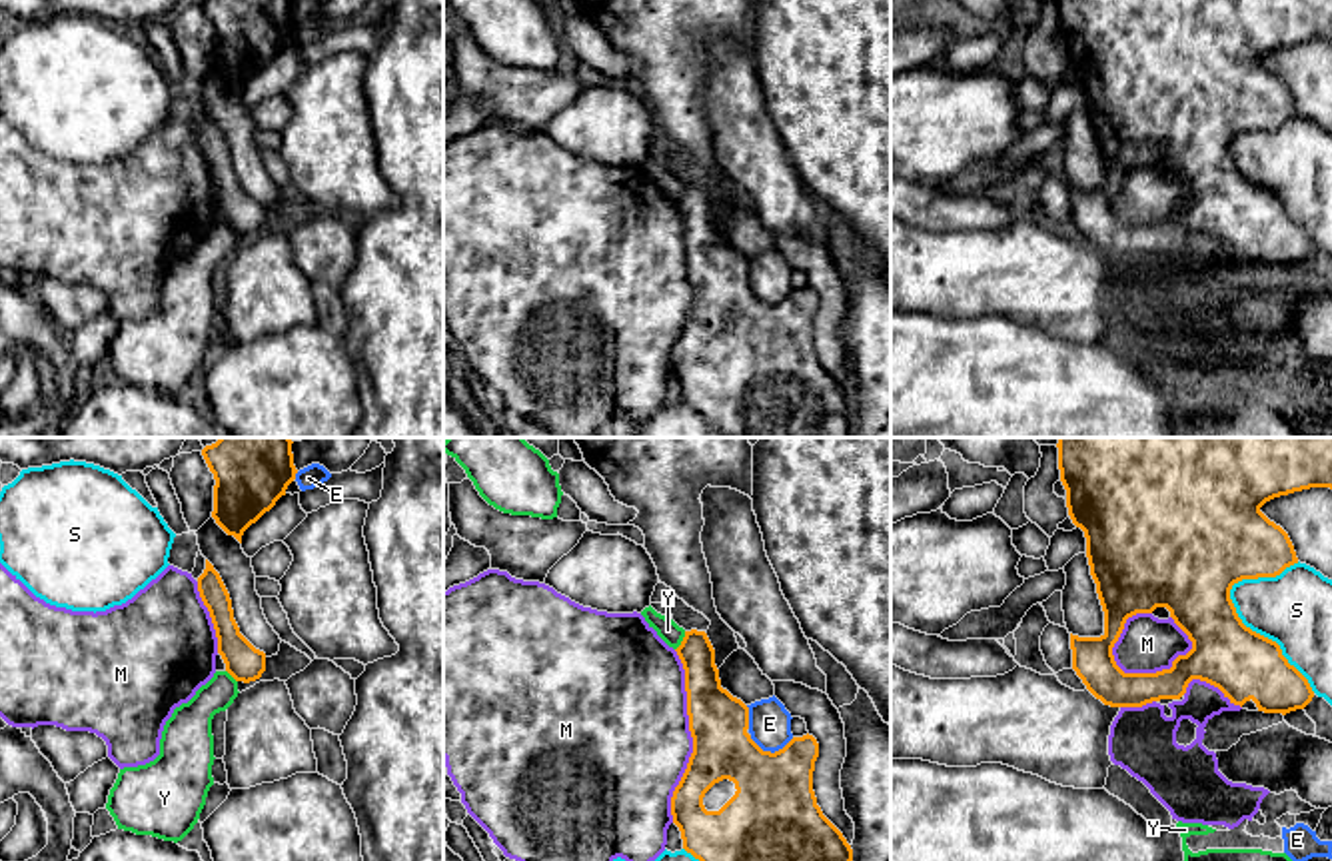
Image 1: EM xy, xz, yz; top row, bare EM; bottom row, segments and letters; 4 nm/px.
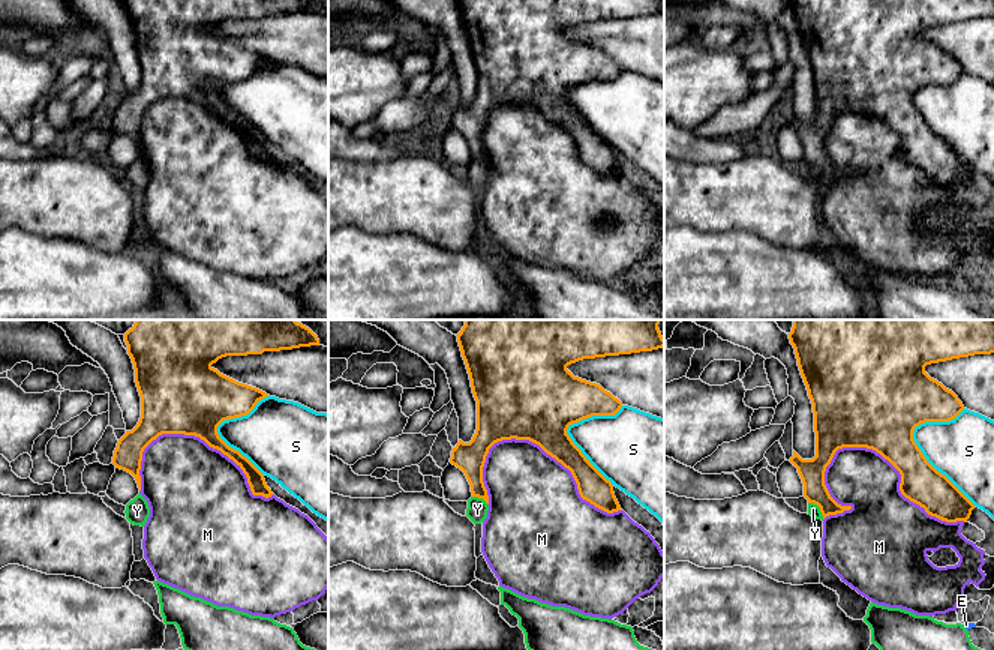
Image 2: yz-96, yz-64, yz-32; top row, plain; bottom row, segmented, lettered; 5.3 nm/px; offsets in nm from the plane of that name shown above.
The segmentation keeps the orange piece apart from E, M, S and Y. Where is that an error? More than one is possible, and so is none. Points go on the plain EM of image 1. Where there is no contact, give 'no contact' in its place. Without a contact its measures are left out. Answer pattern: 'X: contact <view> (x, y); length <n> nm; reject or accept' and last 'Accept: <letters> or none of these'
E: contact xz (769, 304); length 180 nm; reject
M: contact yz (1153, 226); length 340 nm; reject
S: contact yz (1263, 188); length 550 nm; reject
Y: contact xz (681, 194); length 90 nm; reject
Accept: none of these

